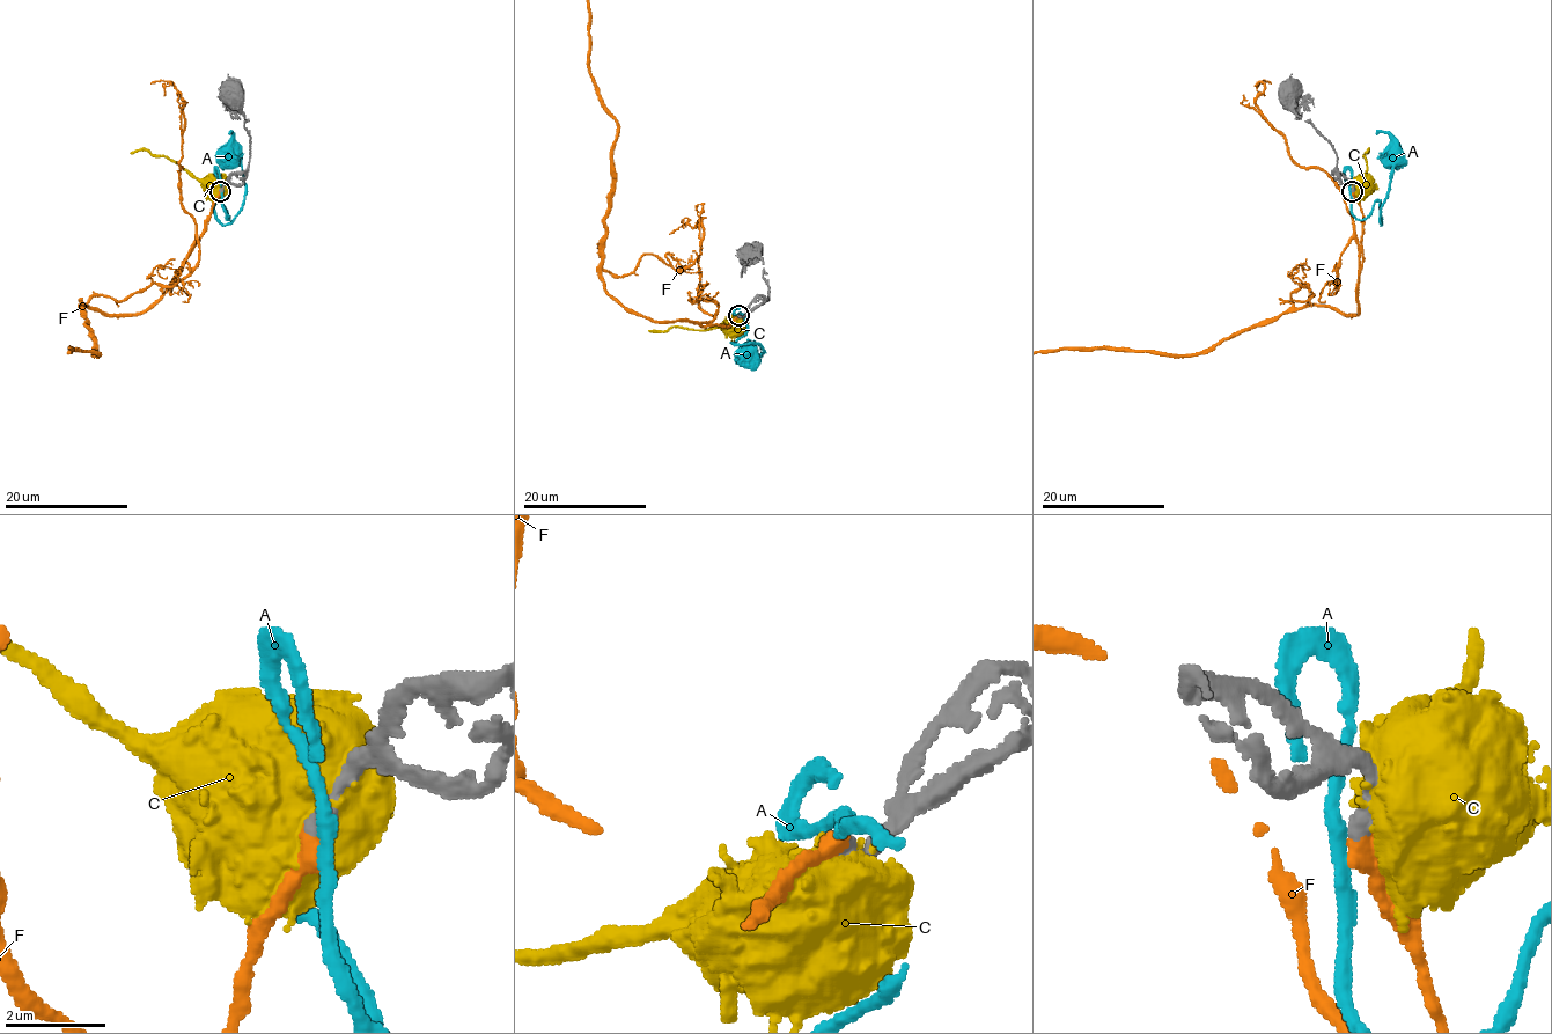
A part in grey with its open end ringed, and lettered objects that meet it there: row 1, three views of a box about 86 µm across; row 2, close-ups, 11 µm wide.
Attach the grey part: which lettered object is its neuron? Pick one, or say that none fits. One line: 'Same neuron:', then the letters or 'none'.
Same neuron: F

